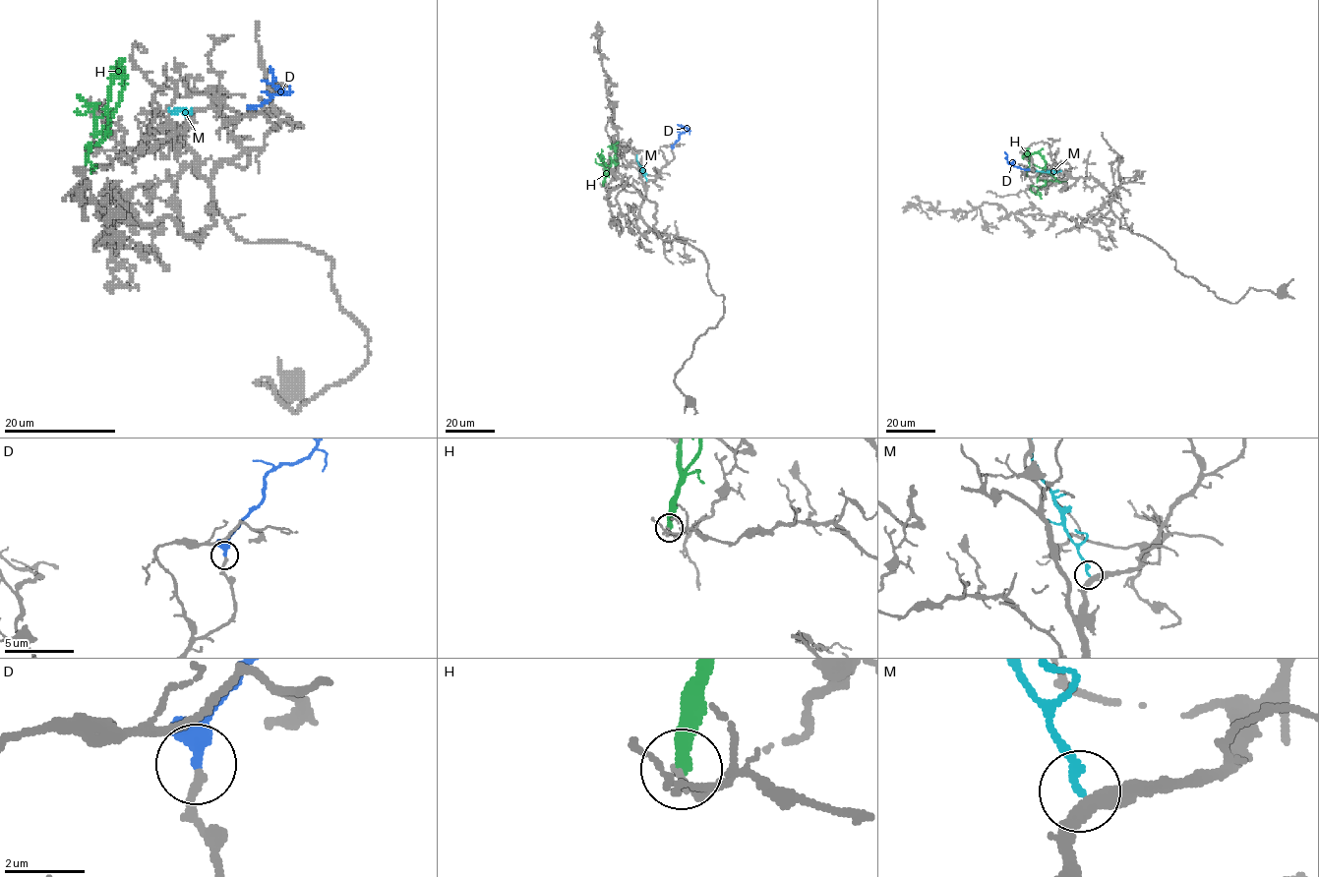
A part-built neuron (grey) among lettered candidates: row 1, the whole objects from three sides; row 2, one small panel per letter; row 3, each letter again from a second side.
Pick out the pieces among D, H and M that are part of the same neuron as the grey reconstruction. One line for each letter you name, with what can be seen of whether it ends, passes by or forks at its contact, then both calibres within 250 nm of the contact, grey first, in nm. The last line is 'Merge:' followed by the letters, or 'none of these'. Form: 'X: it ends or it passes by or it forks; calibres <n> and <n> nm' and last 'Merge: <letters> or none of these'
D: it ends; calibres 220 and 460 nm
Merge: D

